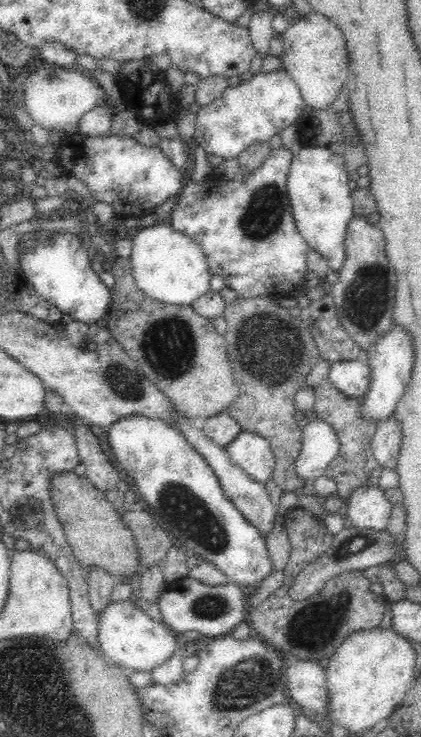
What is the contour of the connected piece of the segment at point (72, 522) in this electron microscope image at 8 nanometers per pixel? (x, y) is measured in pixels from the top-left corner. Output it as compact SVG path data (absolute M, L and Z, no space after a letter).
M74 471L58 472L50 476L48 491L68 546L83 570L102 568L111 574L116 582L120 582L122 578L126 580L128 576L136 576L138 548L132 531L118 516L111 497L94 487L86 476L80 476Z

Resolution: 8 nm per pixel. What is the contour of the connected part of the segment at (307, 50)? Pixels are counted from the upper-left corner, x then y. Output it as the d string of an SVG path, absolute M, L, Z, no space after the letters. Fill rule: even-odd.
M311 10L307 15L293 19L291 25L282 35L284 39L282 68L292 77L300 89L305 104L315 109L325 109L330 106L348 80L348 51L342 31L330 19Z

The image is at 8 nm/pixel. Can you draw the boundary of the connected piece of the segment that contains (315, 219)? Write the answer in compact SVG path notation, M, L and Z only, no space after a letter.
M309 146L302 147L292 158L287 175L288 197L298 233L307 246L322 255L330 270L342 268L345 254L347 224L353 220L351 192L353 185L348 178L344 161L330 149Z

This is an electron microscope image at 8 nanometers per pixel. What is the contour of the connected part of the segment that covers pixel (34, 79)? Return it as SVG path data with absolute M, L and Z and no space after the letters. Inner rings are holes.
M46 64L44 68L38 68L34 74L28 74L20 88L20 105L24 107L34 124L41 126L48 134L60 132L63 138L80 133L79 120L89 110L98 105L109 104L104 89L77 68L68 70Z

